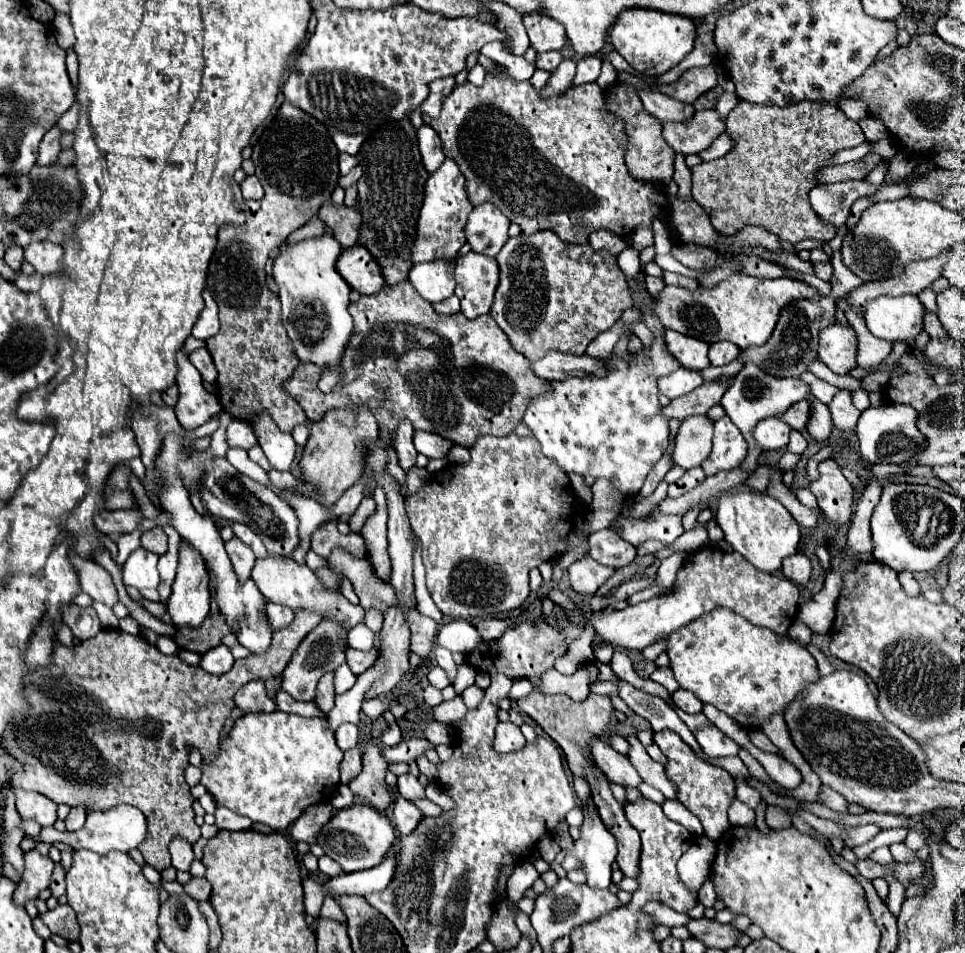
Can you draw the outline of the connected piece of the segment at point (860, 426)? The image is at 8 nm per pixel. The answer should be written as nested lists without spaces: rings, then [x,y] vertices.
[[[911,405],[869,407],[857,421],[859,451],[867,463],[901,465],[901,447],[925,447],[925,435],[917,429],[917,411]]]

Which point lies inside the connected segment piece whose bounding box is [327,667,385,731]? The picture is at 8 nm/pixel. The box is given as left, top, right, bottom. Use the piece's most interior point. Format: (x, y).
(346, 710)

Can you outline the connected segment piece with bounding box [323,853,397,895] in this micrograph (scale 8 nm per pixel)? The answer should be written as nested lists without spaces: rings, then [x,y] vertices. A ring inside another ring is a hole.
[[[391,853],[377,867],[371,867],[371,869],[365,869],[365,871],[347,873],[343,877],[331,879],[327,885],[323,885],[323,893],[325,895],[331,895],[331,893],[339,893],[339,895],[379,893],[393,879],[393,869],[397,869],[397,857],[395,857],[395,853]]]

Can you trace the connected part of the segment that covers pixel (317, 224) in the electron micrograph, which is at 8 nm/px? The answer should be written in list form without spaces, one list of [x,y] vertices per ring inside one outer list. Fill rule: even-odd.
[[[313,217],[309,223],[305,223],[301,229],[297,229],[293,235],[287,237],[289,243],[297,243],[297,241],[303,241],[307,237],[319,237],[325,233],[325,223],[319,219],[319,217]]]

